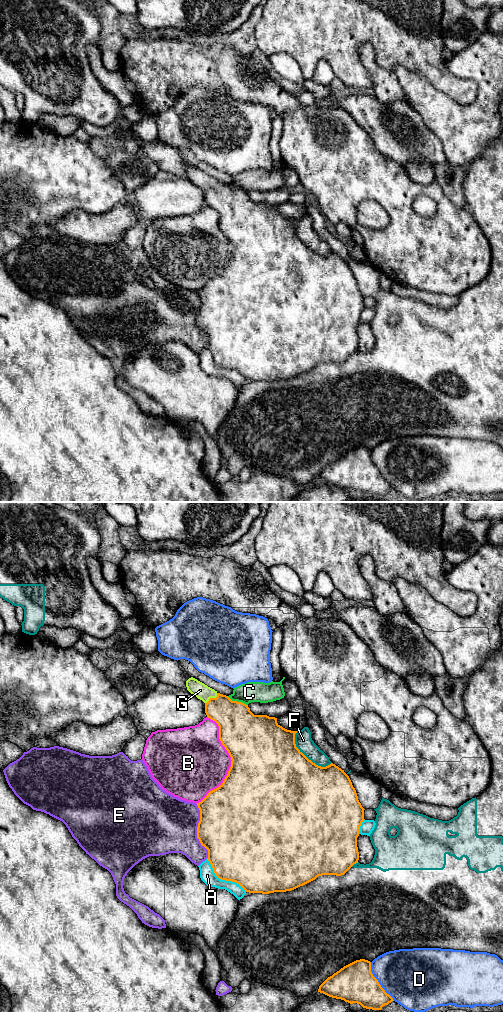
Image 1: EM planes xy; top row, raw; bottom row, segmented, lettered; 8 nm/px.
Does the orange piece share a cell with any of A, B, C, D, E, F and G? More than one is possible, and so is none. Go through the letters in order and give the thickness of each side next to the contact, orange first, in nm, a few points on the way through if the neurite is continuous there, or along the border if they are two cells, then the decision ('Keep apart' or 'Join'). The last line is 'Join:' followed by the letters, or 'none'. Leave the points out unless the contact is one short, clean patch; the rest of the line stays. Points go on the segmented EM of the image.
A: Thickness 480 nm (orange) against 120 nm. Keep apart
B: Thickness 500 nm (orange) against 460 nm. Keep apart
C: Thickness 360 nm (orange) against 160 nm. Boundary: xy (227, 696), (232, 700), (241, 701), (247, 705). Keep apart
D: Thickness 320 nm (orange) against 420 nm. Keep apart
E: Thickness 480 nm (orange) against 460 nm. Keep apart
F: Thickness 500 nm (orange) against 140 nm. Keep apart
G: Thickness 280 nm (orange) against 120 nm. Path across: xy (235, 719), (212, 698), (200, 690). Join
Join: G

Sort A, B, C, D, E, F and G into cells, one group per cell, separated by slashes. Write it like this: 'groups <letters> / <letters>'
groups A / B / C / D / E / F / G

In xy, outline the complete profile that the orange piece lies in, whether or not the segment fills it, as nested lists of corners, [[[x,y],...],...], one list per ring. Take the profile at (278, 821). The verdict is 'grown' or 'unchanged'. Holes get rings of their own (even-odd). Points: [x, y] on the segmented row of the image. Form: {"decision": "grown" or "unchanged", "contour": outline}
{"decision": "grown", "contour": [[[193,677],[186,681],[186,687],[192,695],[205,703],[205,713],[208,718],[218,724],[219,739],[232,760],[231,767],[223,783],[218,788],[210,791],[201,802],[197,803],[200,810],[197,838],[201,845],[208,850],[207,860],[210,862],[215,875],[221,880],[236,882],[246,892],[269,894],[294,890],[315,880],[318,876],[344,875],[354,864],[358,863],[357,837],[359,836],[360,826],[365,820],[365,809],[359,802],[356,790],[344,770],[333,763],[326,767],[321,767],[309,760],[296,747],[295,734],[297,731],[283,728],[277,723],[277,718],[267,715],[254,715],[248,705],[242,702],[232,701],[228,696],[218,693]]]}

